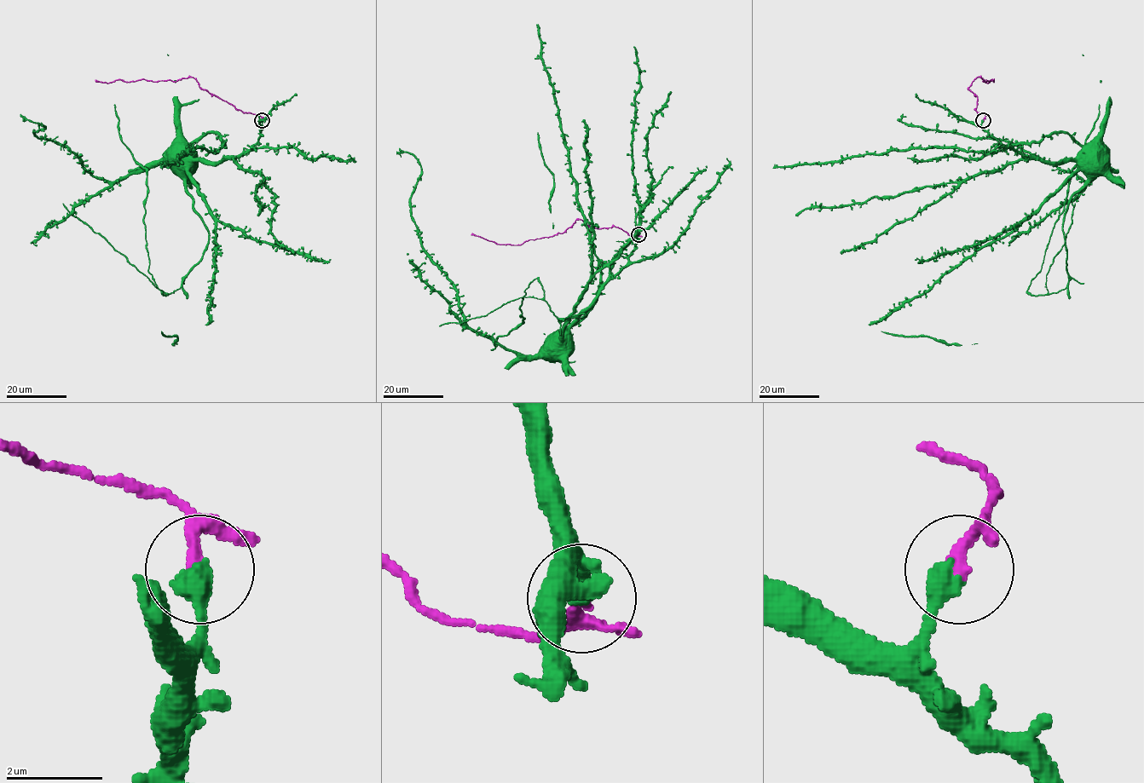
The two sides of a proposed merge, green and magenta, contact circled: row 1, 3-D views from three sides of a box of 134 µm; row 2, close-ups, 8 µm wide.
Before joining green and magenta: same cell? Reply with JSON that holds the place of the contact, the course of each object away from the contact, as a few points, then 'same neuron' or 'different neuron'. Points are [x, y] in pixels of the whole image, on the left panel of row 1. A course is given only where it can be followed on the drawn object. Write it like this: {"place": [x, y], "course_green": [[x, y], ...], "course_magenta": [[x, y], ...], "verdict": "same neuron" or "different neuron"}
{"place": [262, 120], "course_green": [[262, 120], [258, 141], [239, 155], [220, 162], [193, 161], [196, 158], [193, 157], [183, 158]], "course_magenta": [[262, 120], [260, 116], [243, 112], [211, 94], [193, 77], [174, 82], [143, 79], [106, 83], [95, 80]], "verdict": "different neuron"}

